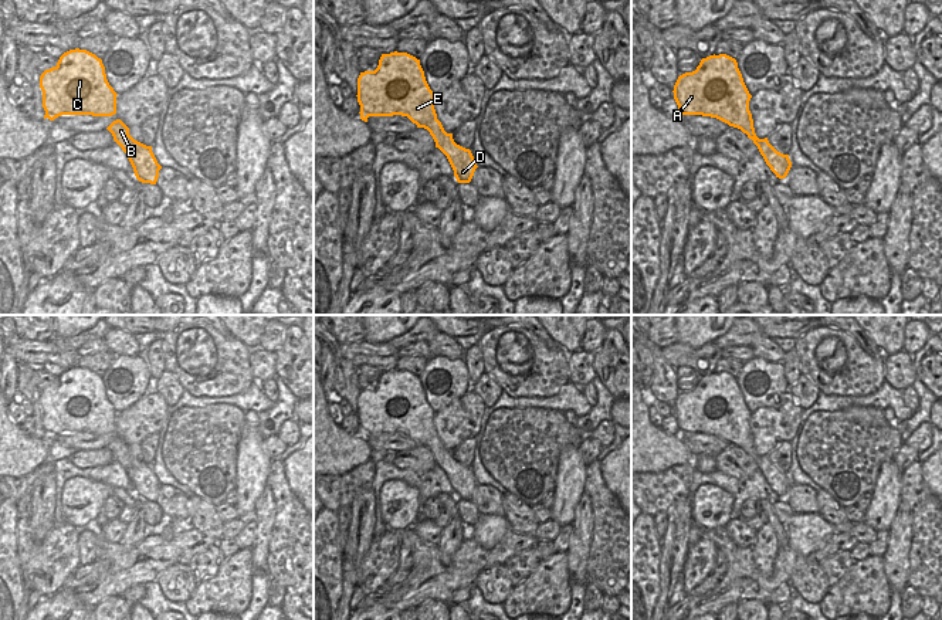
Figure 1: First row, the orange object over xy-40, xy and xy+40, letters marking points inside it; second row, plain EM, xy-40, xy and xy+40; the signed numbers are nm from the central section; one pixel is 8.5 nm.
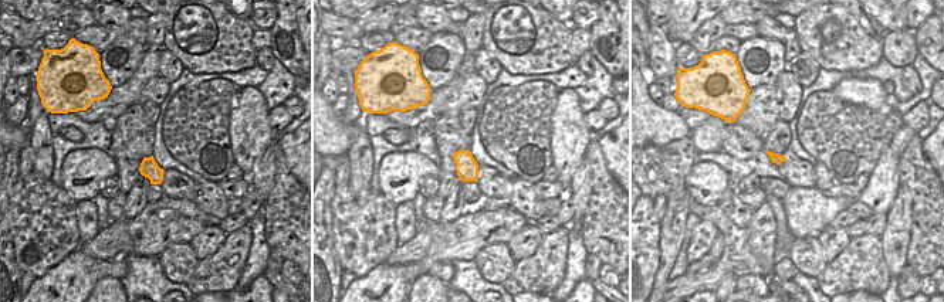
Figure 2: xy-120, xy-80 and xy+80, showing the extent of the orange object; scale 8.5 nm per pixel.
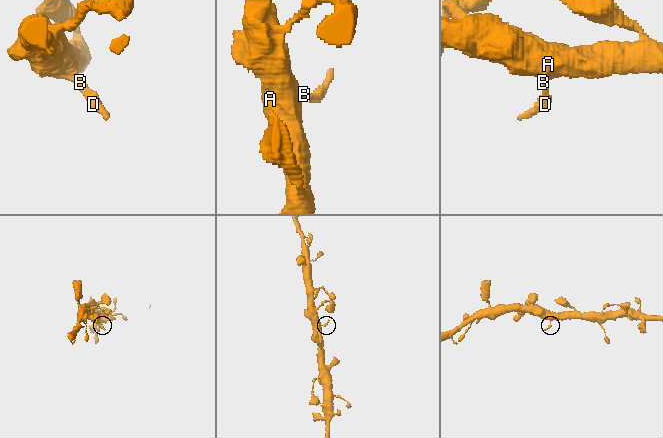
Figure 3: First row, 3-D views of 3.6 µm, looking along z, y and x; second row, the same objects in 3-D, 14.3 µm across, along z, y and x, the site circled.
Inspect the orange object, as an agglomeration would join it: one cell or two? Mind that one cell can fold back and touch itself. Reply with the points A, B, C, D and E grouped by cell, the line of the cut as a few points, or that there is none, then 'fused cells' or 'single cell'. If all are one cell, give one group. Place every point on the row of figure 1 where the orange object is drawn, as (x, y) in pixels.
A B C D E | no cut | single cell

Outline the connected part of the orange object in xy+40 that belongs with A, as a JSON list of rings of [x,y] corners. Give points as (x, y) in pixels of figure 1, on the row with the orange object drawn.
[[[719,54],[702,58],[692,72],[678,77],[674,99],[680,115],[702,115],[716,118],[741,129],[758,146],[766,165],[779,179],[785,179],[792,167],[789,155],[777,152],[768,140],[755,133],[749,111],[749,94],[735,58]]]

